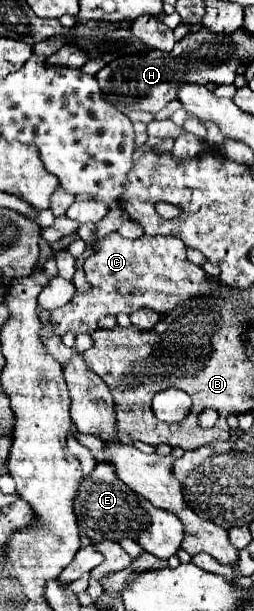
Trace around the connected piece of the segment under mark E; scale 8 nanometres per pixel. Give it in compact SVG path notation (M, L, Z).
M103 462L97 464L91 476L85 476L85 484L79 490L79 496L75 498L75 514L81 532L87 534L93 542L101 538L133 538L145 552L161 560L167 560L177 554L185 536L183 522L175 514L163 512L155 508L149 500L143 500L143 496L131 492L123 482L119 482L113 468Z

